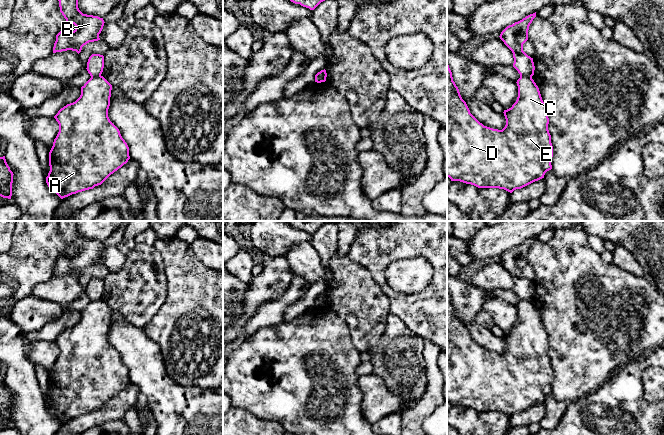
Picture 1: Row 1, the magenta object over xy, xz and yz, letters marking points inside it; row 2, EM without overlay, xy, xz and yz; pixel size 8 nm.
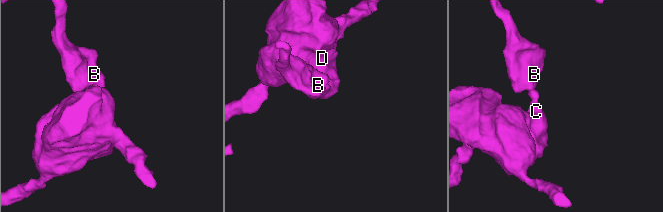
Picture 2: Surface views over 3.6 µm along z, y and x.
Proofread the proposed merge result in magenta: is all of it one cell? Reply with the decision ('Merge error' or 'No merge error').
Merge error

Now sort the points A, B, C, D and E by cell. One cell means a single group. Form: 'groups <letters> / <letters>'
groups A C D E / B

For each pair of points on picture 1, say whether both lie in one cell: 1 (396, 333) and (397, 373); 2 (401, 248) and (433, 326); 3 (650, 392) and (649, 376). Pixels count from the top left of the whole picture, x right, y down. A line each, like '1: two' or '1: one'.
1: one
2: one
3: one

